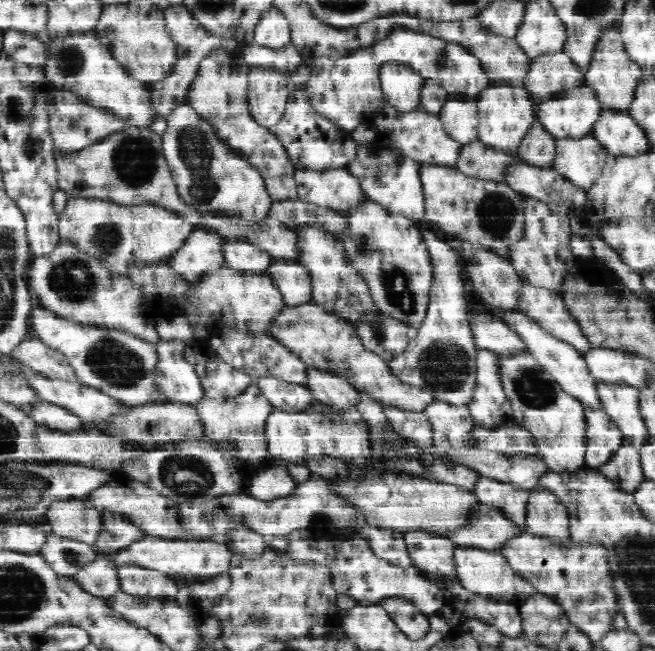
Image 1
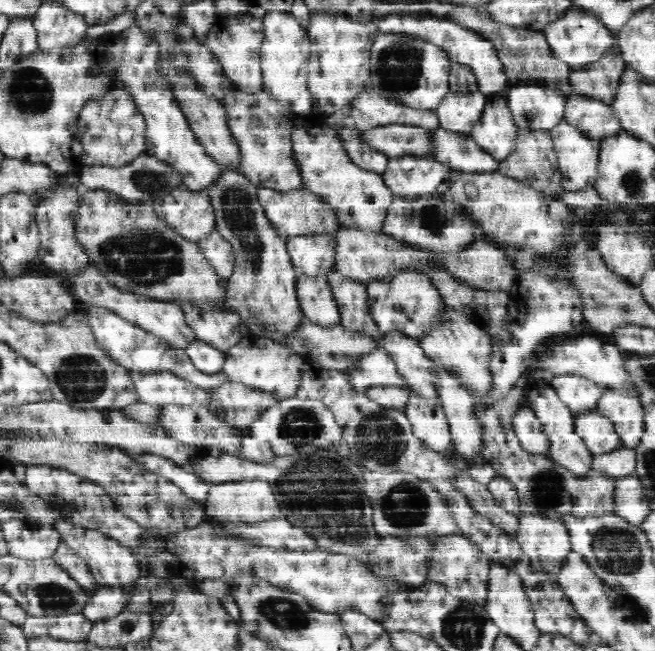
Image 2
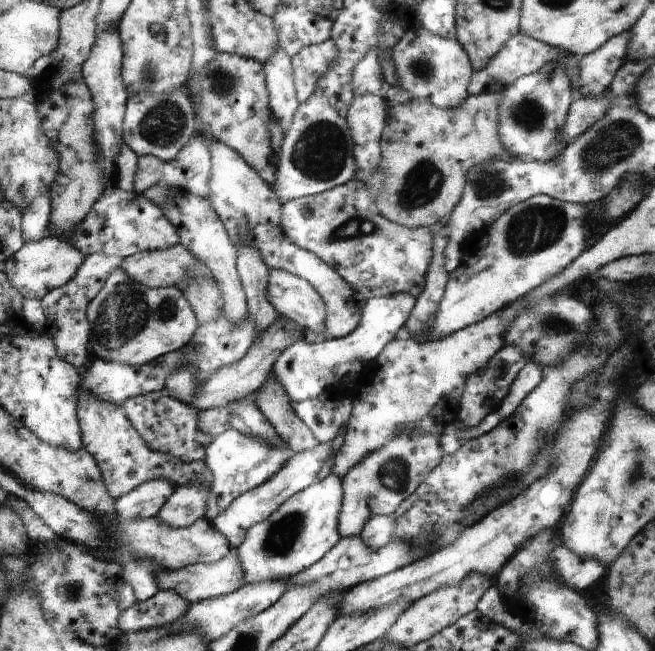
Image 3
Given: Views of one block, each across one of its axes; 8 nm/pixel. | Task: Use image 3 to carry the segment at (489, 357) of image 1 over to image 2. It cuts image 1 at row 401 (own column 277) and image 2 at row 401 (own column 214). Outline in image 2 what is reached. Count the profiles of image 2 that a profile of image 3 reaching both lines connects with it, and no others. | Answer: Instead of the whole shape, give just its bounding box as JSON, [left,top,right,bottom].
[512,396,551,454]

